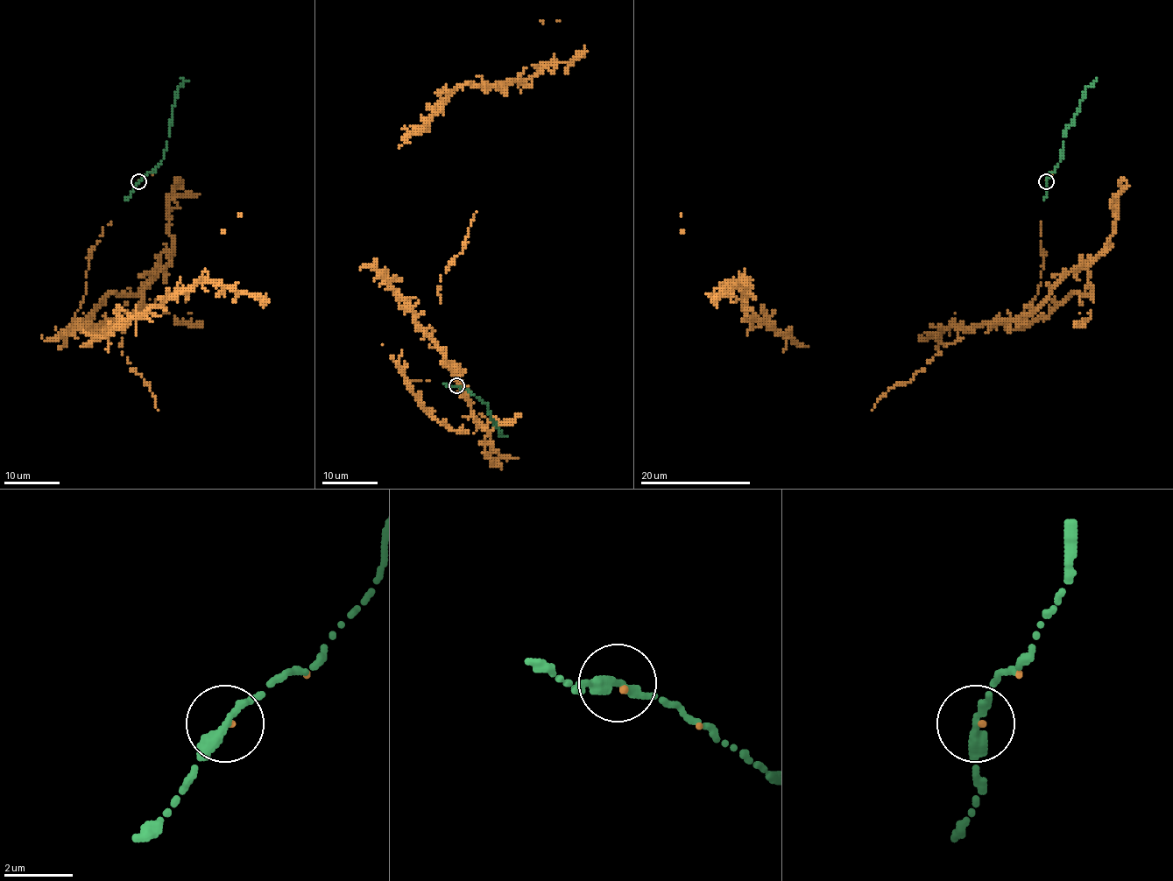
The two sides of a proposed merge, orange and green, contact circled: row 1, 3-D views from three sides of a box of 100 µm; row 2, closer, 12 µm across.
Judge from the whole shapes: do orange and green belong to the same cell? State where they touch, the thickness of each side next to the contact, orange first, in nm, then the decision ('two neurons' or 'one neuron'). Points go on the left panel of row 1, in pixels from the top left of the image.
(138, 181) | 100/300 nm | one neuron

